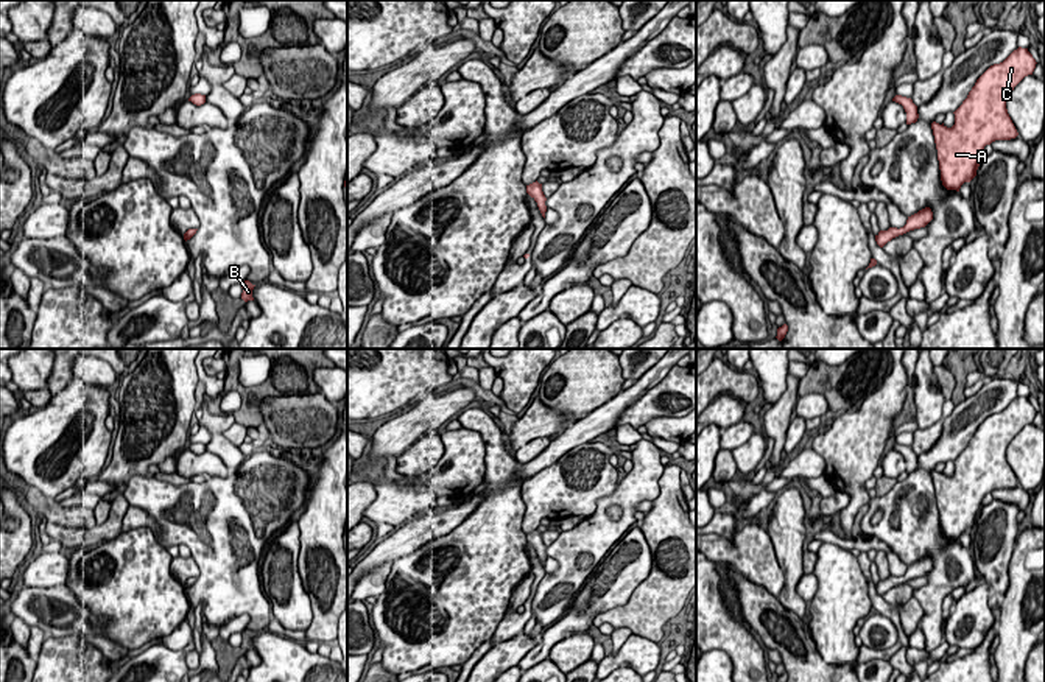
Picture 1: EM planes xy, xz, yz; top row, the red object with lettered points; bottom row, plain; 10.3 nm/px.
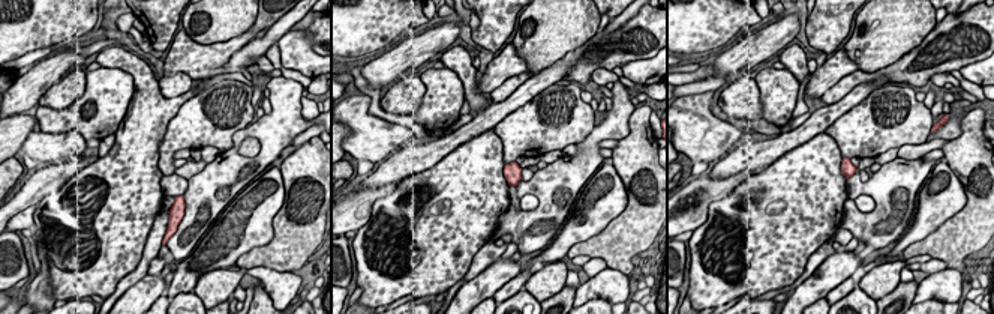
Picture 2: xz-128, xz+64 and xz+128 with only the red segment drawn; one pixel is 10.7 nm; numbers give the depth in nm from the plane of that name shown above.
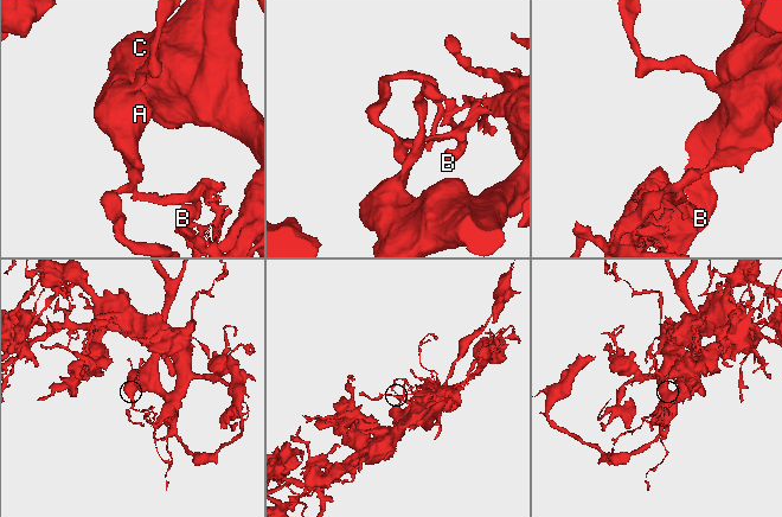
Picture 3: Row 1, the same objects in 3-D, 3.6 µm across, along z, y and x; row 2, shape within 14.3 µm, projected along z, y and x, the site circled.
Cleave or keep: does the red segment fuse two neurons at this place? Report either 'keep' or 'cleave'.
keep

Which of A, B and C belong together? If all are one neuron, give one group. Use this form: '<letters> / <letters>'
A B C

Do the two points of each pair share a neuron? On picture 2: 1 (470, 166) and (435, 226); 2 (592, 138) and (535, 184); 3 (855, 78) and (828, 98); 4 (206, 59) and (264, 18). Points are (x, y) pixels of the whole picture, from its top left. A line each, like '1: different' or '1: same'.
1: same
2: same
3: same
4: same

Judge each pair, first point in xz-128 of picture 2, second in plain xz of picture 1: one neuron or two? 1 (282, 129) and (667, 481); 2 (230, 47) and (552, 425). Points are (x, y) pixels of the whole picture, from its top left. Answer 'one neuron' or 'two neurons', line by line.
1: two neurons
2: one neuron

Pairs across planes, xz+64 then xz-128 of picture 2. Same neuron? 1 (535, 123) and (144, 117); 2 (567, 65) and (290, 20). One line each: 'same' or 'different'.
1: different
2: same

